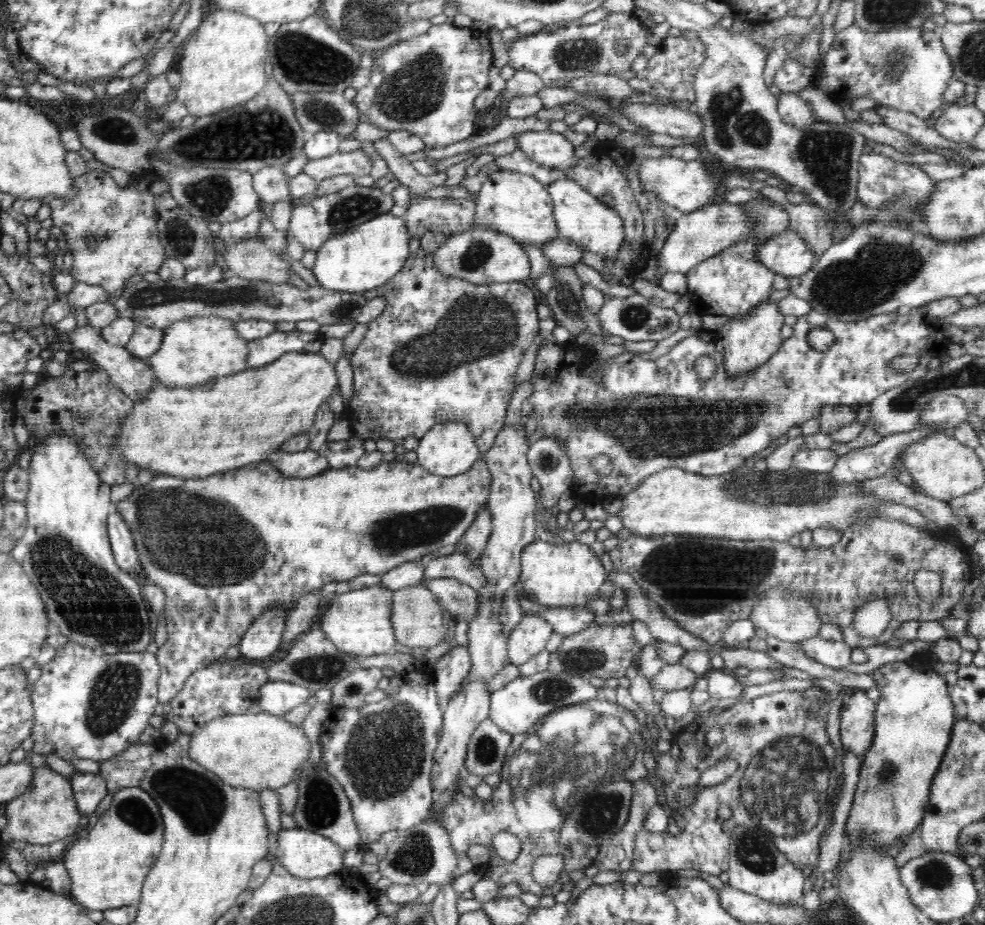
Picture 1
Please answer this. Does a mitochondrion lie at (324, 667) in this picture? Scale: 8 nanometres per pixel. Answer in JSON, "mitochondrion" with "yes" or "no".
{"mitochondrion":"yes"}

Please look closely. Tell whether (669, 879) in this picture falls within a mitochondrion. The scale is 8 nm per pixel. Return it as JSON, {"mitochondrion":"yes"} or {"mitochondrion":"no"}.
{"mitochondrion":"no"}

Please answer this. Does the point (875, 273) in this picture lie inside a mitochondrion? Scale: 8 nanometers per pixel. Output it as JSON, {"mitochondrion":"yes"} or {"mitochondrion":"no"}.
{"mitochondrion":"yes"}

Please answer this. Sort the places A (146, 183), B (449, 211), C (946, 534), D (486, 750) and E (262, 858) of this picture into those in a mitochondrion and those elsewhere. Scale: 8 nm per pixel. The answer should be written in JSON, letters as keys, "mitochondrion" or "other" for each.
{"A":"other","B":"other","C":"other","D":"mitochondrion","E":"other"}

